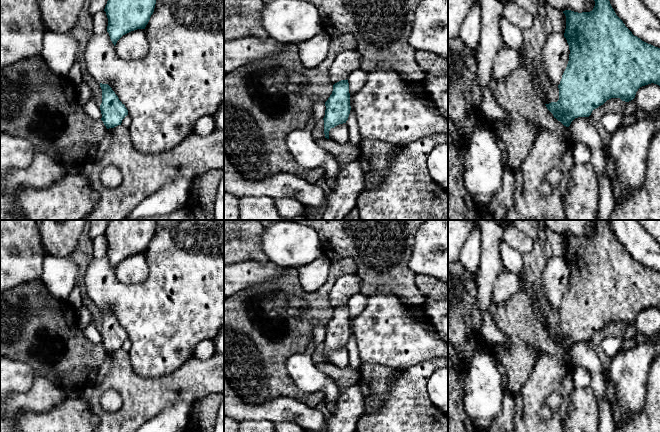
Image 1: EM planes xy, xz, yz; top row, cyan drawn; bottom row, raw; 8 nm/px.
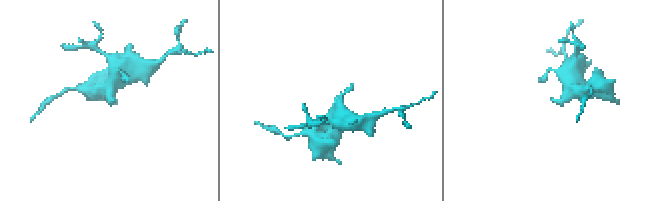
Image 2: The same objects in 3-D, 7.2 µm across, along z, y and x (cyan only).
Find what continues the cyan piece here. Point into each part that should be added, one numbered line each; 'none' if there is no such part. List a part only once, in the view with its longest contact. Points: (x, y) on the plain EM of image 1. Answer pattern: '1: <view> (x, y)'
none

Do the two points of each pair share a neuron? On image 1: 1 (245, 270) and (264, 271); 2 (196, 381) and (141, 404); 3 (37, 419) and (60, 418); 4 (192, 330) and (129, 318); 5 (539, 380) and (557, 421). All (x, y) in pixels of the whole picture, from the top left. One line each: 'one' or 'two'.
1: one
2: one
3: one
4: one
5: one

